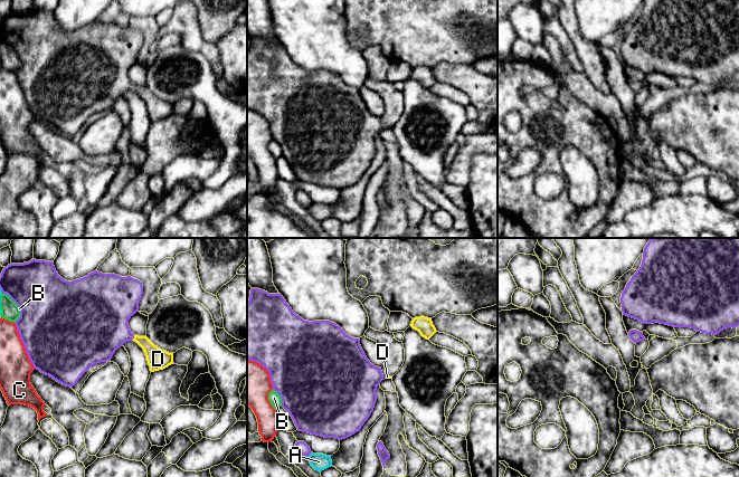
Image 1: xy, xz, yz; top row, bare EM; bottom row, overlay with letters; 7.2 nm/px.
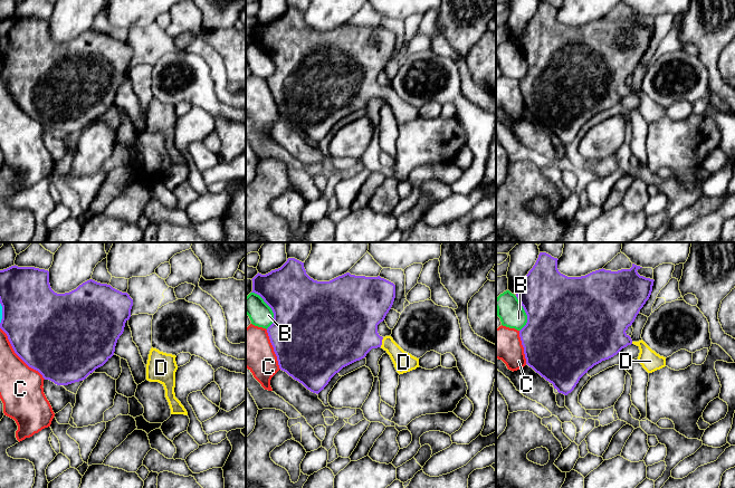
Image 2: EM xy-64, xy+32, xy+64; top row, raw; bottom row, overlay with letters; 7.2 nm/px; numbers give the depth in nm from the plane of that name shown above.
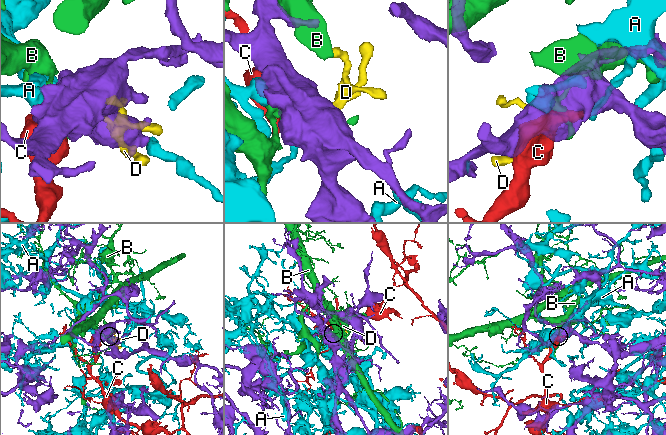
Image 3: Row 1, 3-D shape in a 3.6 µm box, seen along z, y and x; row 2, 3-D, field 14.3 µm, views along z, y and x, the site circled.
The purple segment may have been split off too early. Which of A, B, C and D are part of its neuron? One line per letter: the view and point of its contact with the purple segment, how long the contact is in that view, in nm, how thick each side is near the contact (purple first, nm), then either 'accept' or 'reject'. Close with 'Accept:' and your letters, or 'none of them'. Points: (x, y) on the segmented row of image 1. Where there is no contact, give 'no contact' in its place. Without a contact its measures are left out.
A: contact xz (310, 454); length 50 nm; calibres 90 and 120 nm; reject
B: contact xz (281, 397); length 140 nm; calibres 500 and 90 nm; reject
C: contact xy (24, 344); length 360 nm; calibres 500 and 220 nm; reject
D: contact xy (133, 337); length 40 nm; calibres 400 and 150 nm; accept
Accept: D

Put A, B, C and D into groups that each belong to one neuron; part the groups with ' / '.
A / B / C / D

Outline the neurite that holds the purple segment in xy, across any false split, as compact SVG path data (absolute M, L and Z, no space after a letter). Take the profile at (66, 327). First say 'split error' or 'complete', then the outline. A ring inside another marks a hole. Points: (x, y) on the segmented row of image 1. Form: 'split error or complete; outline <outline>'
split error; outline M32 259L23 264L10 264L0 276L1 293L7 294L20 308L16 326L34 368L66 387L73 387L94 364L107 362L125 342L134 341L144 351L150 371L159 371L173 364L173 353L155 346L146 336L134 335L129 319L139 311L143 285L131 276L103 274L97 270L67 282L55 269L53 261Z

